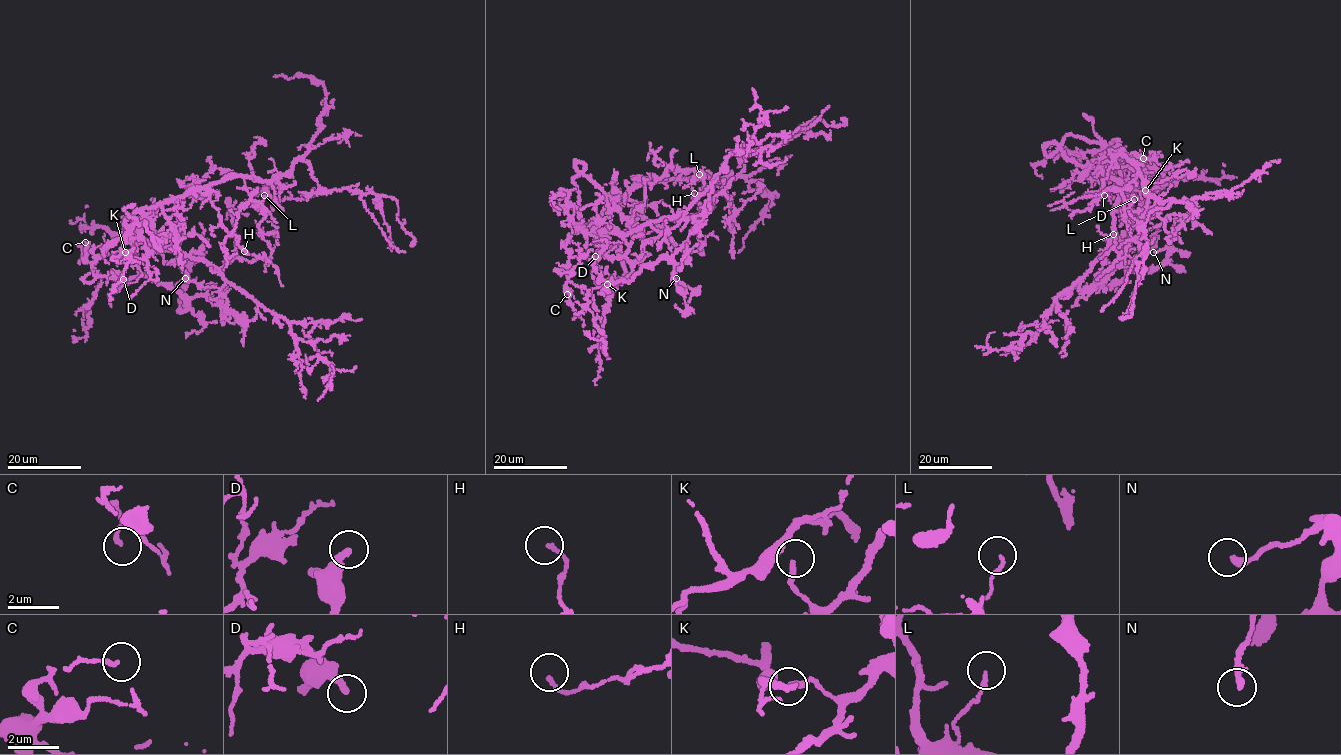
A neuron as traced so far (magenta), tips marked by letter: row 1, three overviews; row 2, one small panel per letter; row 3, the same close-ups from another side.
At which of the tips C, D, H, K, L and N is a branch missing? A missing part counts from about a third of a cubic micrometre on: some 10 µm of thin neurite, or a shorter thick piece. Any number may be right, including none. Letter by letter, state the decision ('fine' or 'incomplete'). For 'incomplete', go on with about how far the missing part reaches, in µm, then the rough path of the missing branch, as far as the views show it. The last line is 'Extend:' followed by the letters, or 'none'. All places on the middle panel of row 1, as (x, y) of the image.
C: fine
D: fine
H: fine
K: fine
L: fine
N: fine
Extend: none

